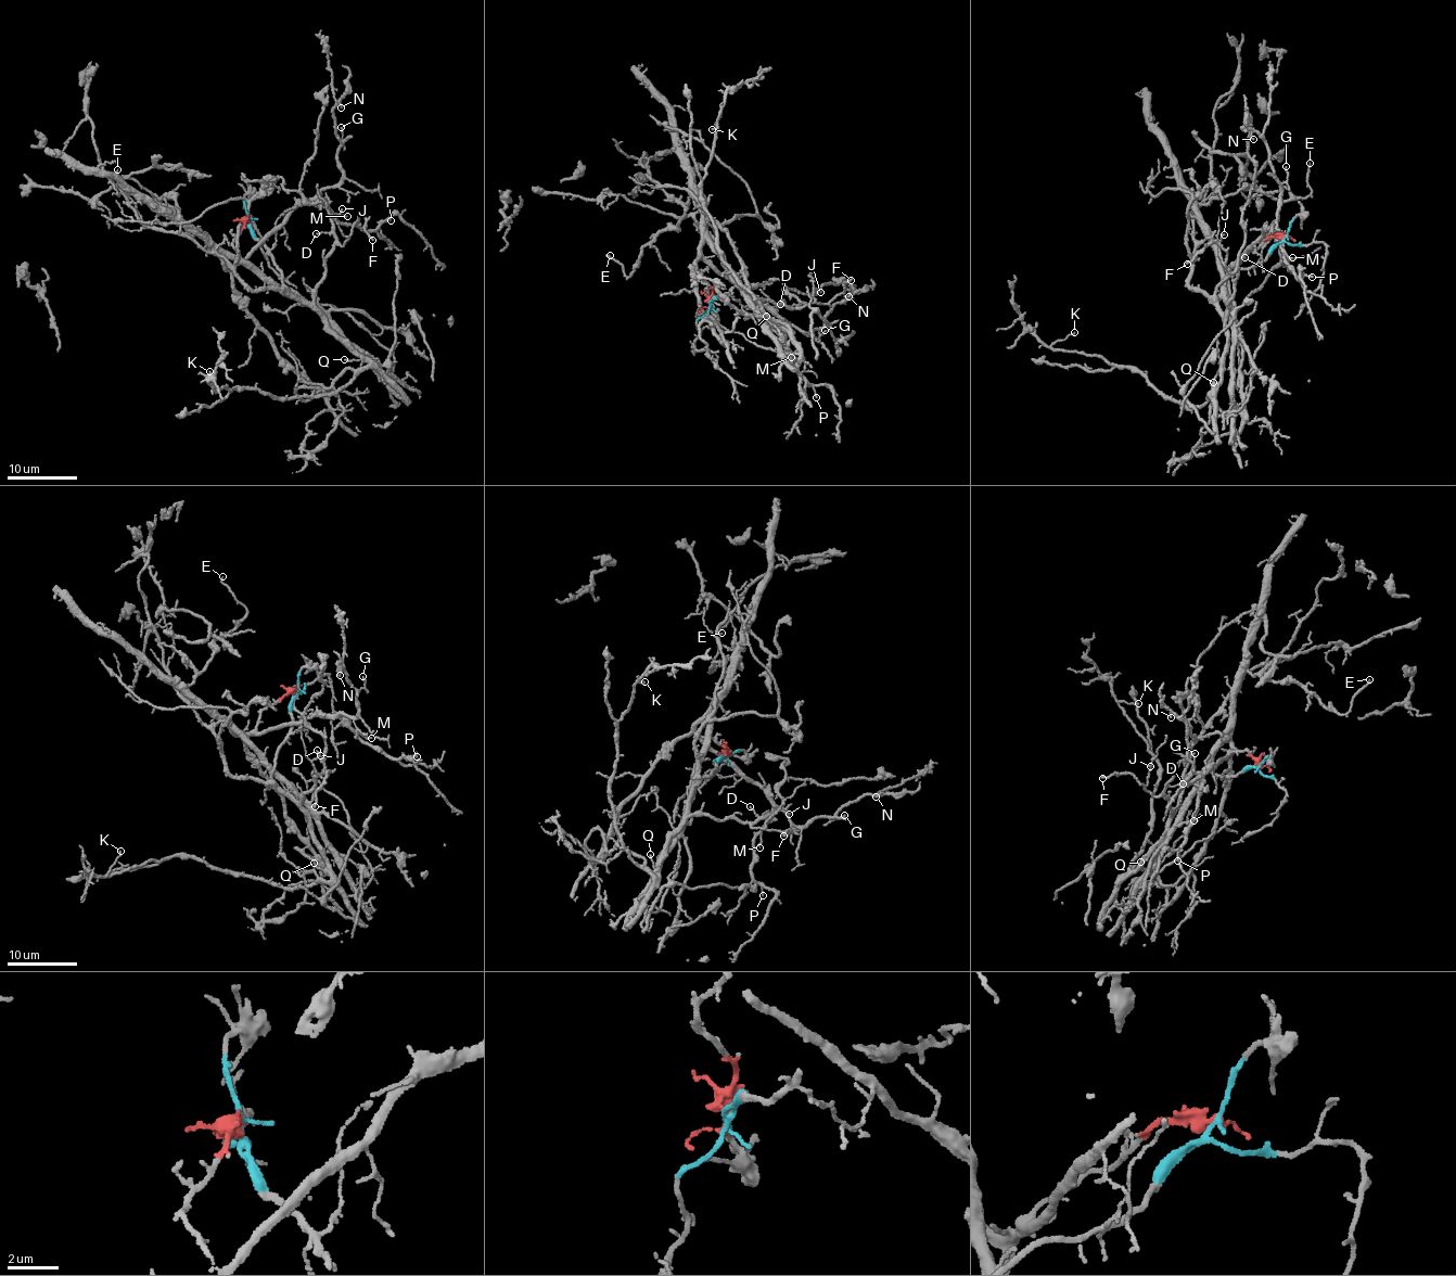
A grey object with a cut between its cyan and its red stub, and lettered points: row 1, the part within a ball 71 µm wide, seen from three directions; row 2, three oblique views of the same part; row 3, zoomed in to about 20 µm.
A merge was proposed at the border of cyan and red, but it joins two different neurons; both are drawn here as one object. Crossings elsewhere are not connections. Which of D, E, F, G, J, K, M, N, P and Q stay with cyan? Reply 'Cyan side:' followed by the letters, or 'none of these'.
Cyan side: D, F, J, K, Q

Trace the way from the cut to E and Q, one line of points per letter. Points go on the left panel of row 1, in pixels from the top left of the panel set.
E: (248, 219), (228, 268), (181, 225), (175, 200), (154, 205), (117, 169)
Q: (248, 219), (256, 239), (271, 255), (285, 290), (317, 311), (360, 358), (344, 358)

